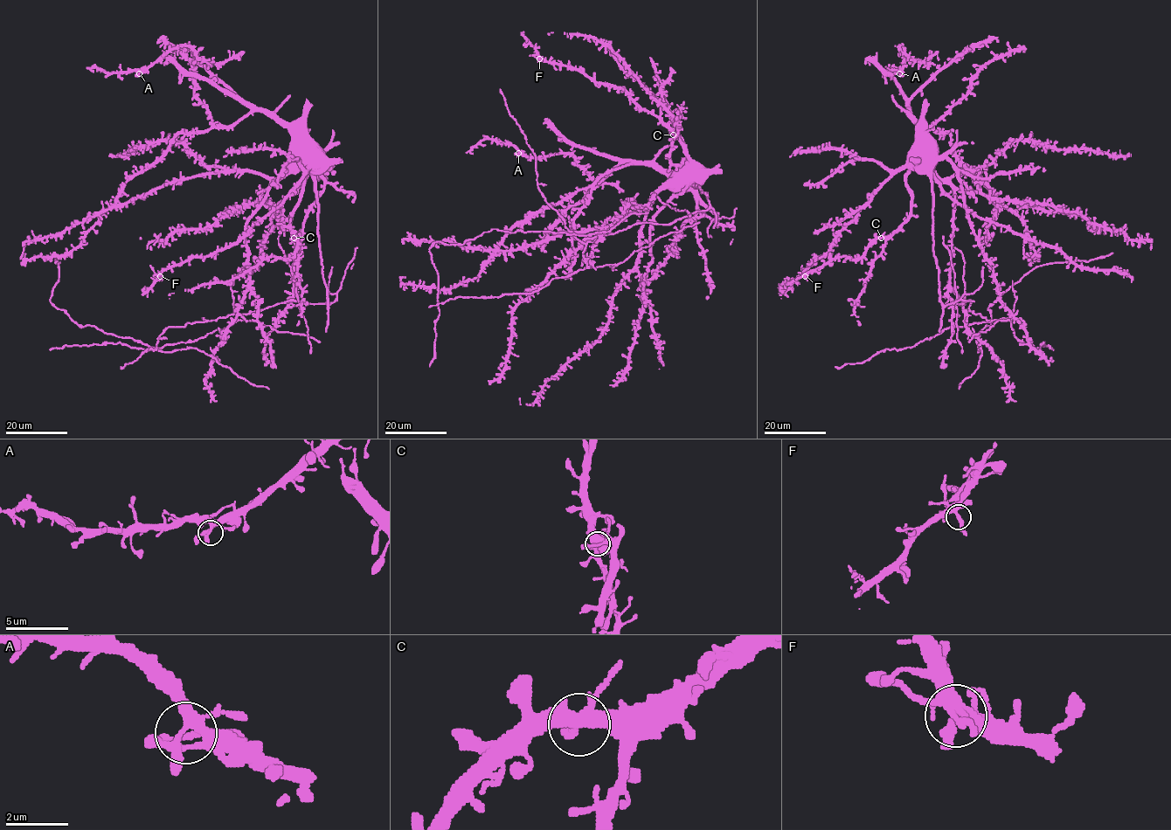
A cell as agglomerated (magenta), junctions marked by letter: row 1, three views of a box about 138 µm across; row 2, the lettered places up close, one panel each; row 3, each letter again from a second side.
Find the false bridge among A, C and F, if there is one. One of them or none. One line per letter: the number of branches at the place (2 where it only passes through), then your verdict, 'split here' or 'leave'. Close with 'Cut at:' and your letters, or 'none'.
A: 5 branches meet; leave
C: 4 branches meet; leave
F: 5 branches meet; split here
Cut at: F

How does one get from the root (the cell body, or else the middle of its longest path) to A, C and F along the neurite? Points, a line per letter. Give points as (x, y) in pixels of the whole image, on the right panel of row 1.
A: (947, 177), (927, 162), (925, 134), (910, 107), (931, 76), (929, 65), (900, 45), (899, 73)
C: (947, 177), (938, 178), (923, 167), (914, 166), (906, 176), (911, 196), (909, 217), (894, 231), (881, 238)
F: (947, 177), (938, 178), (918, 166), (903, 167), (897, 170), (834, 238), (829, 249), (812, 260), (805, 276)

